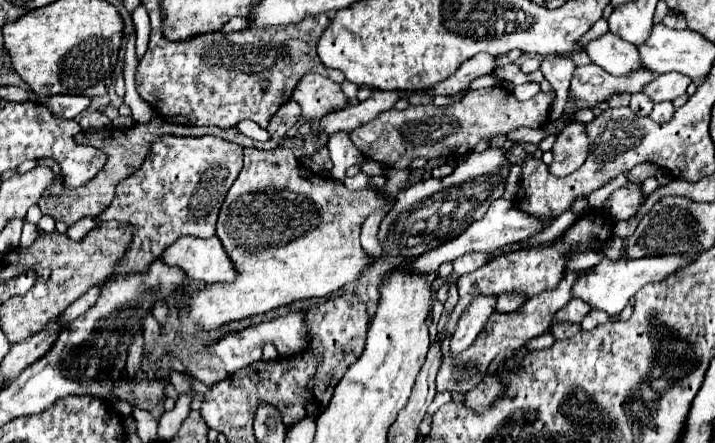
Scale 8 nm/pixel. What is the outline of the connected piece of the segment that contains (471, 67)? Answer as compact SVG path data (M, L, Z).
M479 54L479 56L473 56L471 60L463 62L455 76L451 76L451 80L443 80L443 84L437 84L435 88L429 88L429 90L423 90L427 92L429 96L437 96L437 94L457 94L459 90L465 90L471 80L483 76L483 74L489 74L493 72L493 66L495 66L495 58L493 56L487 56L487 54Z

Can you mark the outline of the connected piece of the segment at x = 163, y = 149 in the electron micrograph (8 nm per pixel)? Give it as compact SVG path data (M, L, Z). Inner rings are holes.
M161 136L155 142L155 150L149 152L143 166L135 174L131 174L129 178L117 184L115 200L95 218L97 224L117 220L121 224L127 224L133 232L133 242L129 244L129 250L125 252L123 260L119 260L119 266L115 266L115 272L107 276L107 280L115 276L127 276L133 272L147 272L147 268L155 258L159 258L163 248L173 244L179 236L189 234L197 238L211 238L215 234L221 202L225 200L225 194L239 176L241 168L243 168L243 148L239 144L227 142L217 136L203 136L203 138Z

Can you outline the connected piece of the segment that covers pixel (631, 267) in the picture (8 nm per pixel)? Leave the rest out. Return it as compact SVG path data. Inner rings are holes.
M669 254L669 256L651 256L651 258L637 258L637 260L617 260L611 262L607 258L601 260L599 266L595 266L587 276L581 276L573 286L573 296L581 298L591 304L591 308L603 310L609 316L619 314L625 304L635 296L639 288L643 288L649 282L661 282L667 276L679 272L679 268L685 268L689 262L693 262L695 256L687 254Z

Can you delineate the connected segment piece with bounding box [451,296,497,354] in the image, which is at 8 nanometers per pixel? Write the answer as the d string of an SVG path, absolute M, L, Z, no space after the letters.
M477 296L477 300L471 300L467 312L463 312L459 318L455 334L451 336L451 350L455 354L463 352L473 344L489 316L495 312L495 302L497 302L495 296Z

